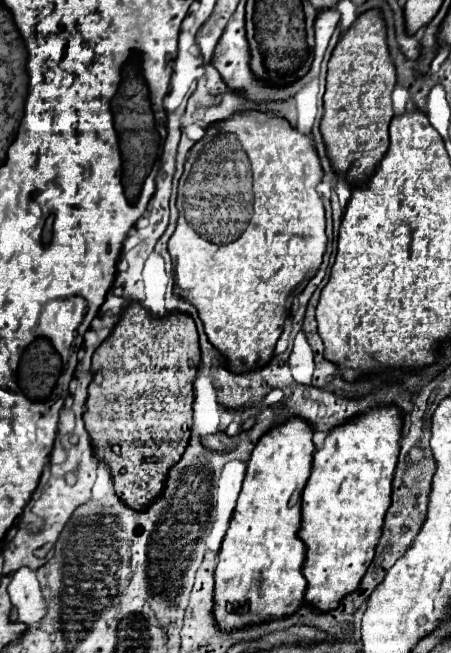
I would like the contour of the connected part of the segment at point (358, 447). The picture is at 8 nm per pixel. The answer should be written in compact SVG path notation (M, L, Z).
M396 406L376 408L328 432L324 446L314 454L312 474L302 494L302 524L300 524L298 538L306 546L306 560L302 564L304 566L302 574L308 586L304 592L304 600L318 612L334 610L346 594L356 592L362 576L366 574L374 558L374 550L382 534L384 516L390 506L392 478L394 478L402 436L404 436L402 418L398 408Z

